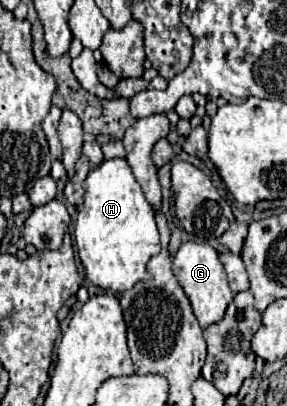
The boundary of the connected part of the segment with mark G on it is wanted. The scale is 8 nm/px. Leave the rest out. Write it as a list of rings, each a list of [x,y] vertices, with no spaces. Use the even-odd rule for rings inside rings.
[[[182,243],[178,253],[174,255],[174,267],[172,267],[178,283],[182,285],[186,297],[190,299],[192,311],[200,323],[202,329],[206,329],[212,323],[218,323],[224,313],[228,303],[234,299],[234,293],[228,287],[226,281],[226,271],[218,259],[218,253],[208,245],[208,243]]]

